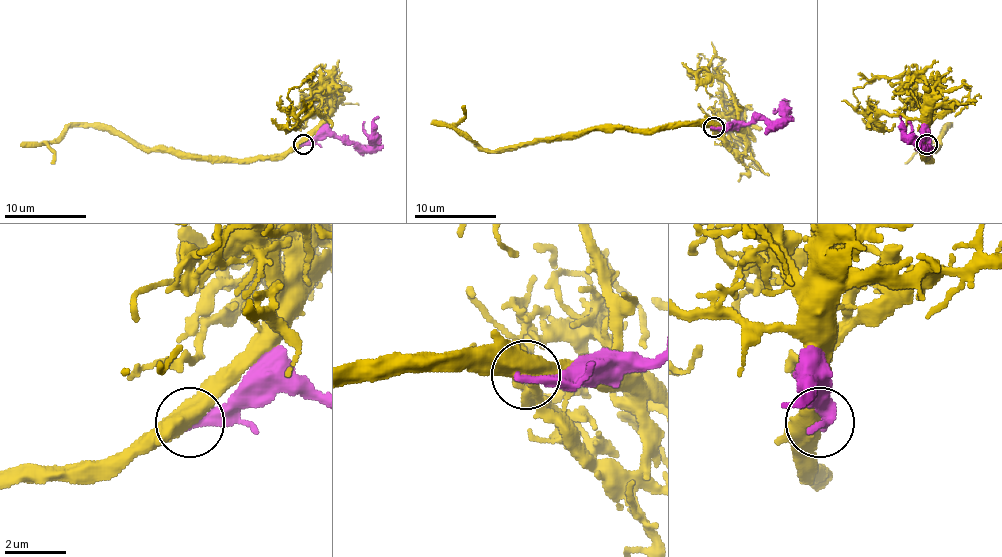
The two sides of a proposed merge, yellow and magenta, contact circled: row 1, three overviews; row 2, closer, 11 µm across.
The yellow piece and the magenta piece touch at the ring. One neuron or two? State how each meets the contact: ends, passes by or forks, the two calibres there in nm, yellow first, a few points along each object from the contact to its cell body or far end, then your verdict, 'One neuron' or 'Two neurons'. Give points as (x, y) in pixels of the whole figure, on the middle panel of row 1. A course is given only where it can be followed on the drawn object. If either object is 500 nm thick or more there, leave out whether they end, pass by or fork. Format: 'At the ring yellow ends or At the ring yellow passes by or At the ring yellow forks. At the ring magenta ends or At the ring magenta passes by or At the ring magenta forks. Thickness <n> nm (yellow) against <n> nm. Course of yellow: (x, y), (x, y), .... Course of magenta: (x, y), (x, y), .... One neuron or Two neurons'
Thickness 600 nm (yellow) against 320 nm. Course of yellow: (712, 127), (587, 129), (581, 134), (517, 146), (480, 150), (456, 127), (464, 115), (462, 105). Course of magenta: (714, 127), (751, 123), (759, 119), (779, 121), (788, 101). Two neurons

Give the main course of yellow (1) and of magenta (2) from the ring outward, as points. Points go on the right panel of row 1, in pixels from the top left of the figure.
1: (927, 144), (925, 154), (929, 159), (949, 124), (904, 163)
2: (927, 144), (923, 136), (919, 140), (921, 146), (906, 132), (900, 116)

